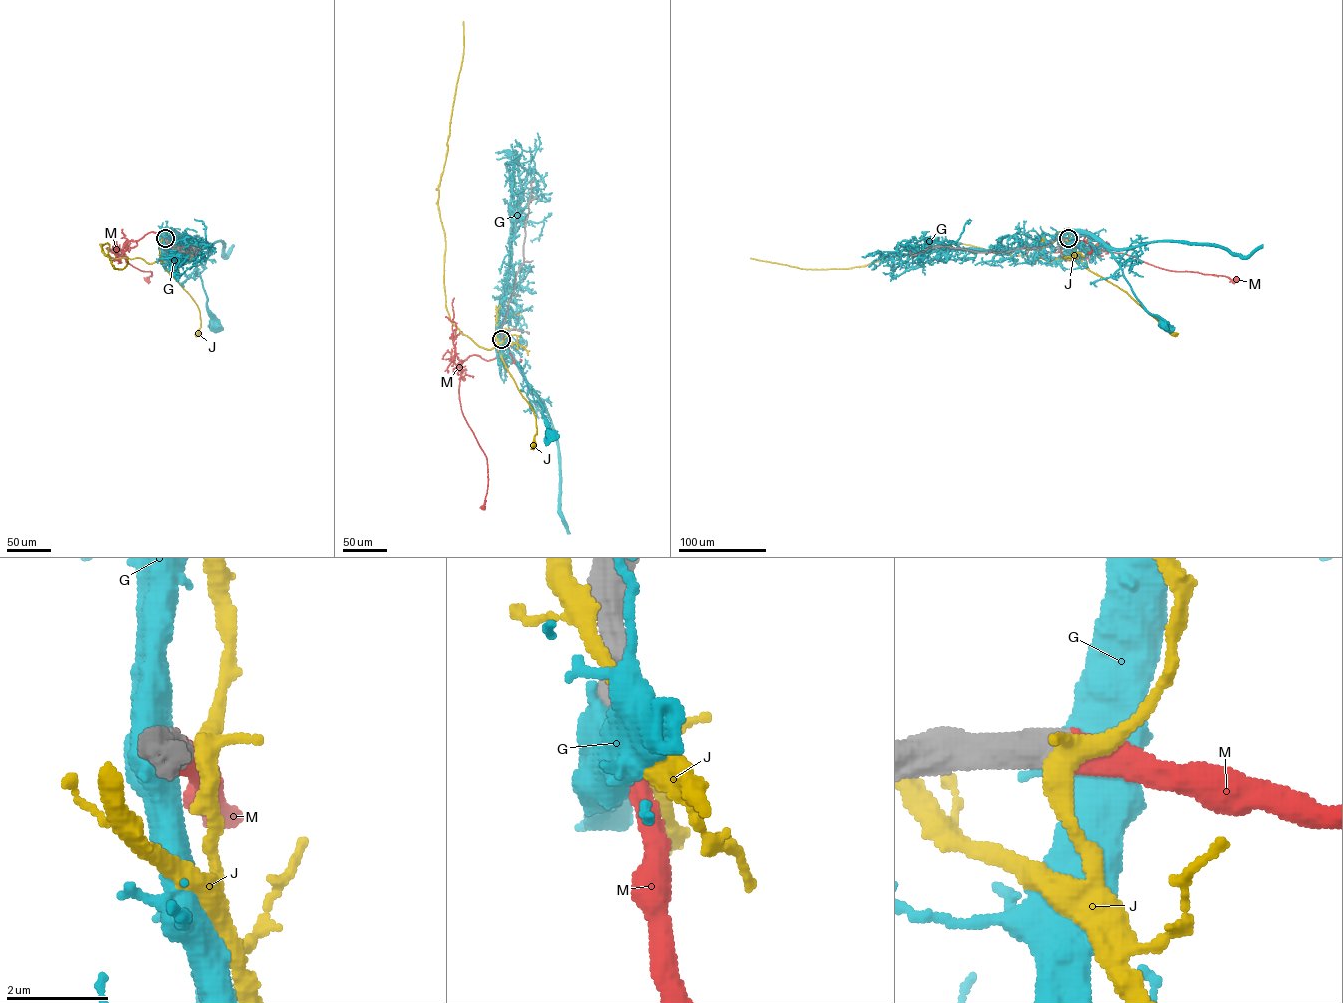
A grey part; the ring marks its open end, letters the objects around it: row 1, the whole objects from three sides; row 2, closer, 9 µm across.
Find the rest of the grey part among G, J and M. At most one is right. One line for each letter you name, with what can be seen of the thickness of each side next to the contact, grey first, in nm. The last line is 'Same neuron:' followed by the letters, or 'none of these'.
M: Thickness 650 nm (grey) against 500 nm
Same neuron: M

